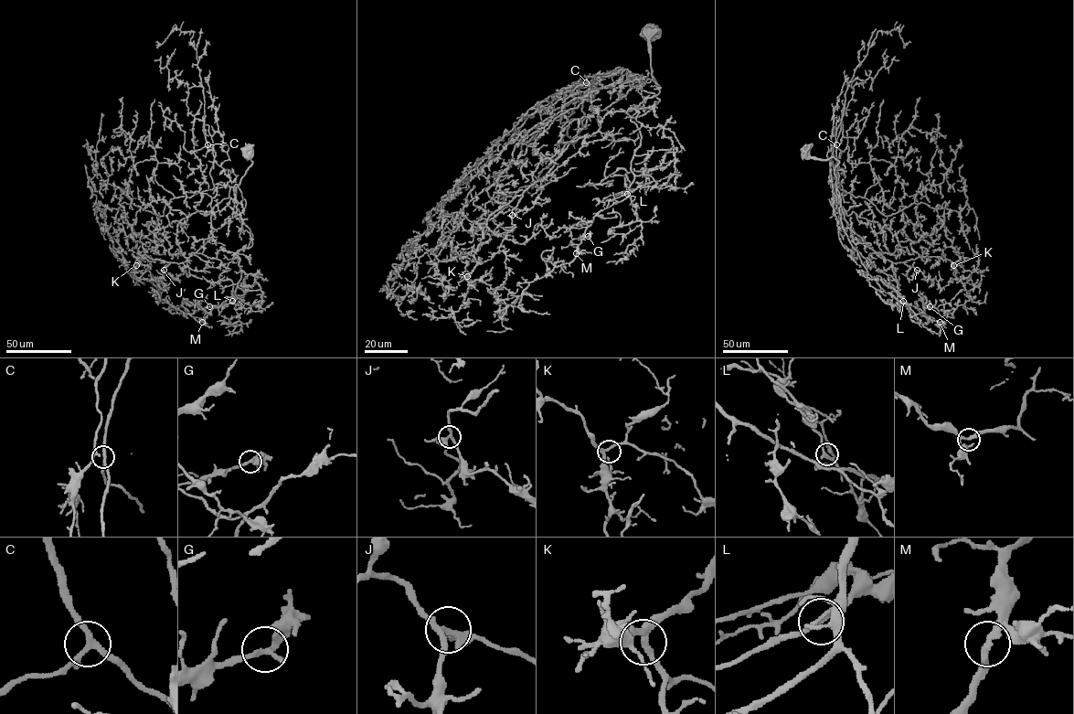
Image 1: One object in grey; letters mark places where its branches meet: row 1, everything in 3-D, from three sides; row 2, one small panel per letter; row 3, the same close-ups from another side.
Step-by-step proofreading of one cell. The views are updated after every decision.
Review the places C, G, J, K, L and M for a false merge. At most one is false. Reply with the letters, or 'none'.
none

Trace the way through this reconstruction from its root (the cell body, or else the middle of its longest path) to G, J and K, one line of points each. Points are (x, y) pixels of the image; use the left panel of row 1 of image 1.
G: (247, 150), (252, 164), (234, 203), (252, 236), (235, 255), (237, 298), (208, 313), (198, 308), (209, 306)
J: (247, 150), (246, 158), (252, 164), (236, 188), (232, 217), (211, 233), (188, 260), (170, 262), (164, 270)
K: (247, 150), (246, 158), (252, 164), (236, 188), (232, 217), (183, 262), (144, 256), (136, 265)

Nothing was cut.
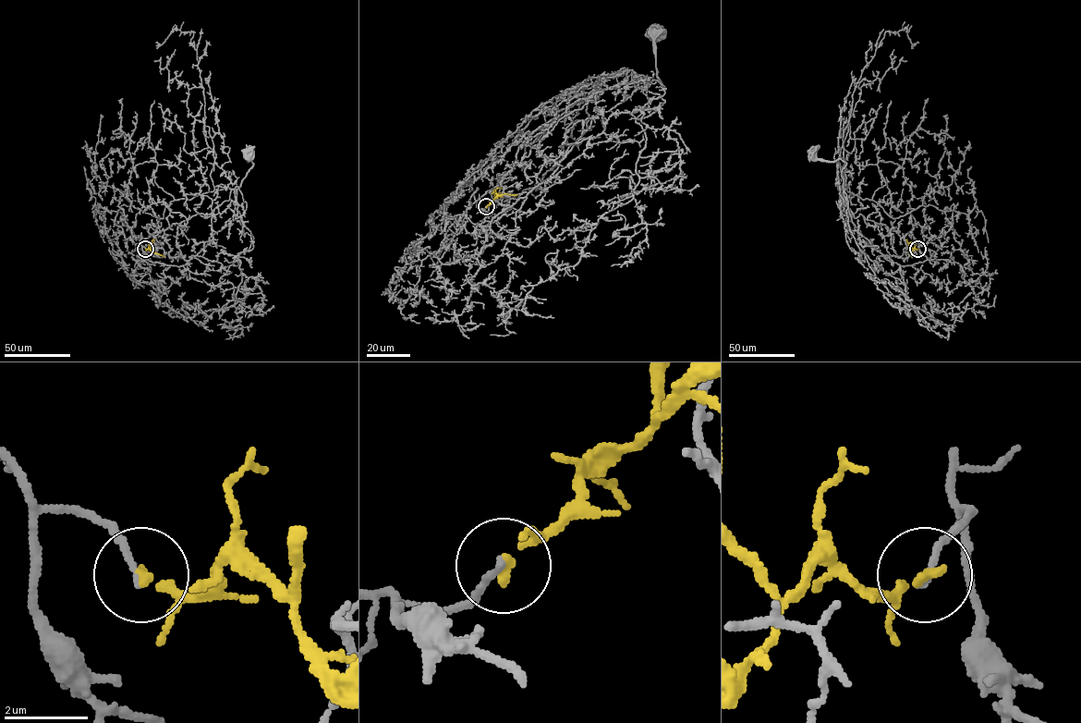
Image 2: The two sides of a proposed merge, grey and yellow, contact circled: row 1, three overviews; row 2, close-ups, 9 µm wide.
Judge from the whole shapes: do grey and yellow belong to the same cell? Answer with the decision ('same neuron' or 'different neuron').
different neuron

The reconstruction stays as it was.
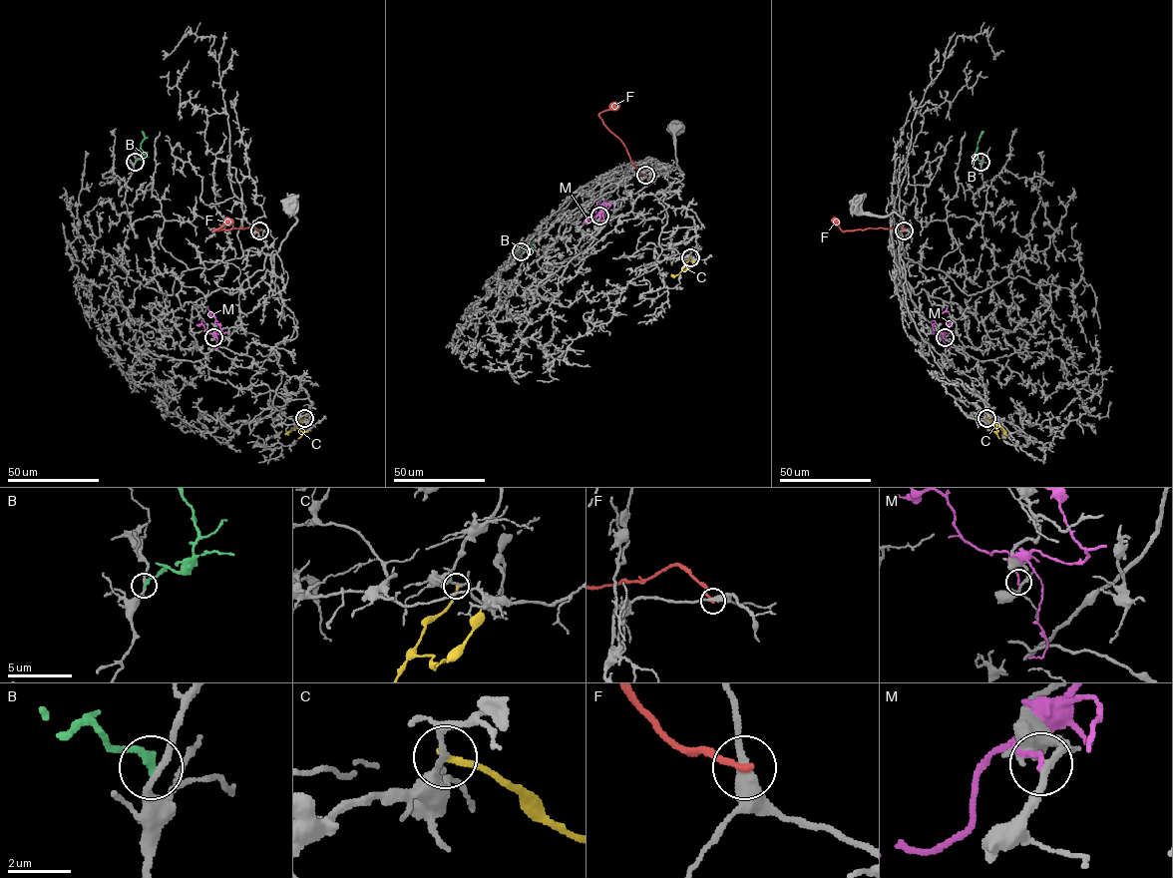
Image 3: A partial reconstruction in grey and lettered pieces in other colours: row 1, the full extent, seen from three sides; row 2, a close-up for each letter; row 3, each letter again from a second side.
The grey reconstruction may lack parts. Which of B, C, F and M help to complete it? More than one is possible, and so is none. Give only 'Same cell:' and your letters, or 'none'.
Same cell: none

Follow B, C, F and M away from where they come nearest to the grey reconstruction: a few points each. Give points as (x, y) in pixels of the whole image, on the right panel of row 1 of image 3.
B: (980, 162), (974, 157), (983, 131)
C: (986, 418), (1000, 426), (1003, 434)
F: (904, 230), (899, 225), (843, 231), (834, 219)
M: (945, 337), (943, 333), (935, 334), (933, 325), (934, 318), (947, 307)

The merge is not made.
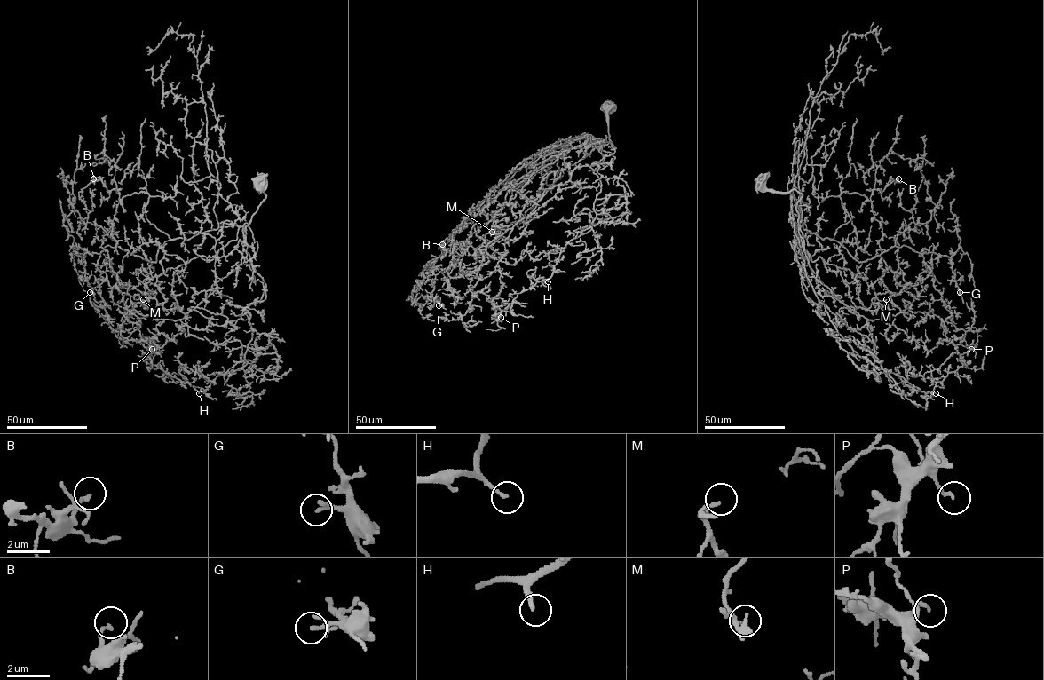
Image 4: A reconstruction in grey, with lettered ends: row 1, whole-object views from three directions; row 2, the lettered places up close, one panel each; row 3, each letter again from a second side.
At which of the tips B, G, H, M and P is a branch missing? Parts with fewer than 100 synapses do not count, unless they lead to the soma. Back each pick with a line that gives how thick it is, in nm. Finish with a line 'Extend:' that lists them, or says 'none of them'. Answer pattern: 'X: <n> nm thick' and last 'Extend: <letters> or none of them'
H: 190 nm thick
Extend: H

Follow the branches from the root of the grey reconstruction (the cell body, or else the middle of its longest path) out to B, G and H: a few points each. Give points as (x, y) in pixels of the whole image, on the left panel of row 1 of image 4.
B: (258, 181), (265, 197), (247, 225), (171, 240), (146, 218), (147, 193), (120, 201), (118, 189), (93, 178)
G: (258, 181), (265, 197), (247, 225), (170, 240), (155, 262), (117, 246), (85, 252), (82, 263), (90, 292)
H: (258, 181), (265, 197), (243, 246), (265, 287), (244, 311), (252, 332), (247, 363), (199, 393)

